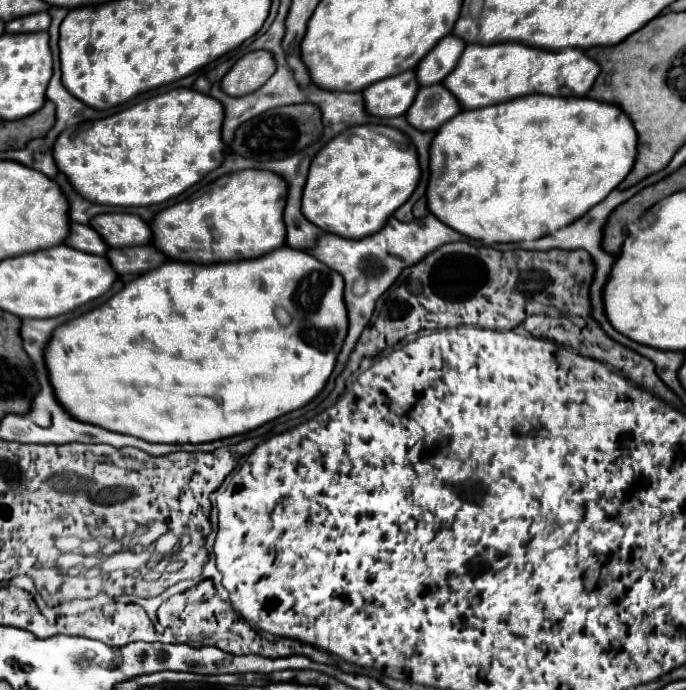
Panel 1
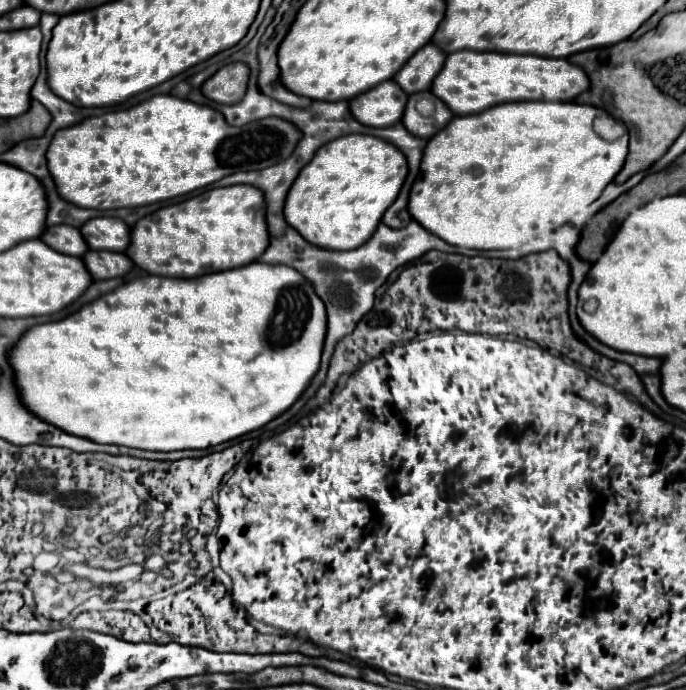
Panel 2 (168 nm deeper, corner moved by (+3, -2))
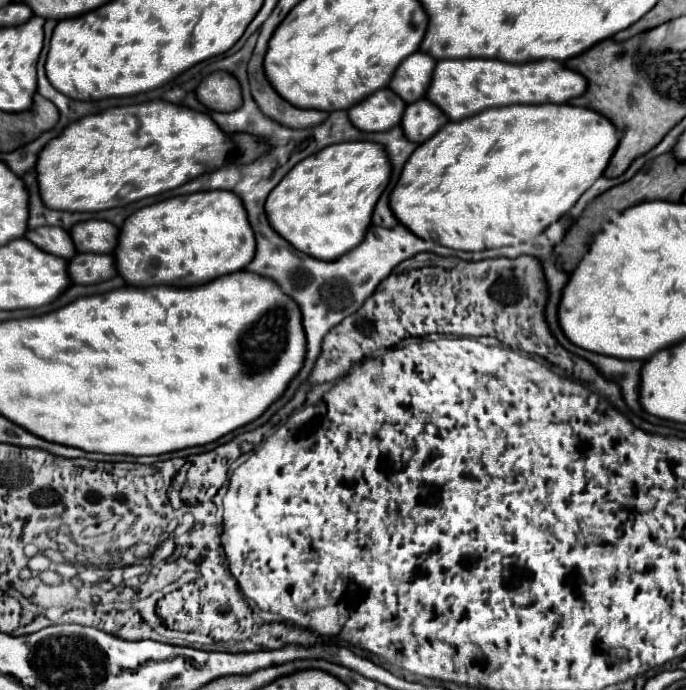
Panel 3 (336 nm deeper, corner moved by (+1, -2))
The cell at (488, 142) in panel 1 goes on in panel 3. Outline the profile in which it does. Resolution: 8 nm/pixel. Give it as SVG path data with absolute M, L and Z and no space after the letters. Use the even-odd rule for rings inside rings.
M569 104L487 108L465 120L447 122L437 134L413 150L389 194L389 208L399 224L415 236L453 250L475 252L515 246L539 236L577 202L603 174L603 166L607 166L607 158L611 158L615 142L619 142L615 126L589 108Z

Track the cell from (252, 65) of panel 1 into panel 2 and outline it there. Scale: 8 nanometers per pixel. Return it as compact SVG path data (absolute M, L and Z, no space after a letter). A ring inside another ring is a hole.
M231 62L217 70L203 86L203 94L217 104L233 104L245 96L249 82L249 66L245 62Z

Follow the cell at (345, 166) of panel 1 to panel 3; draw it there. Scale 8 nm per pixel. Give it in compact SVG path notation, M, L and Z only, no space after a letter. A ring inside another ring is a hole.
M343 142L331 144L317 154L307 156L299 164L295 164L285 178L271 190L265 202L265 214L271 228L291 242L303 254L309 254L317 260L337 260L347 250L353 250L363 240L367 226L371 226L371 212L381 192L389 184L391 164L383 154L383 146L375 146L373 142Z

